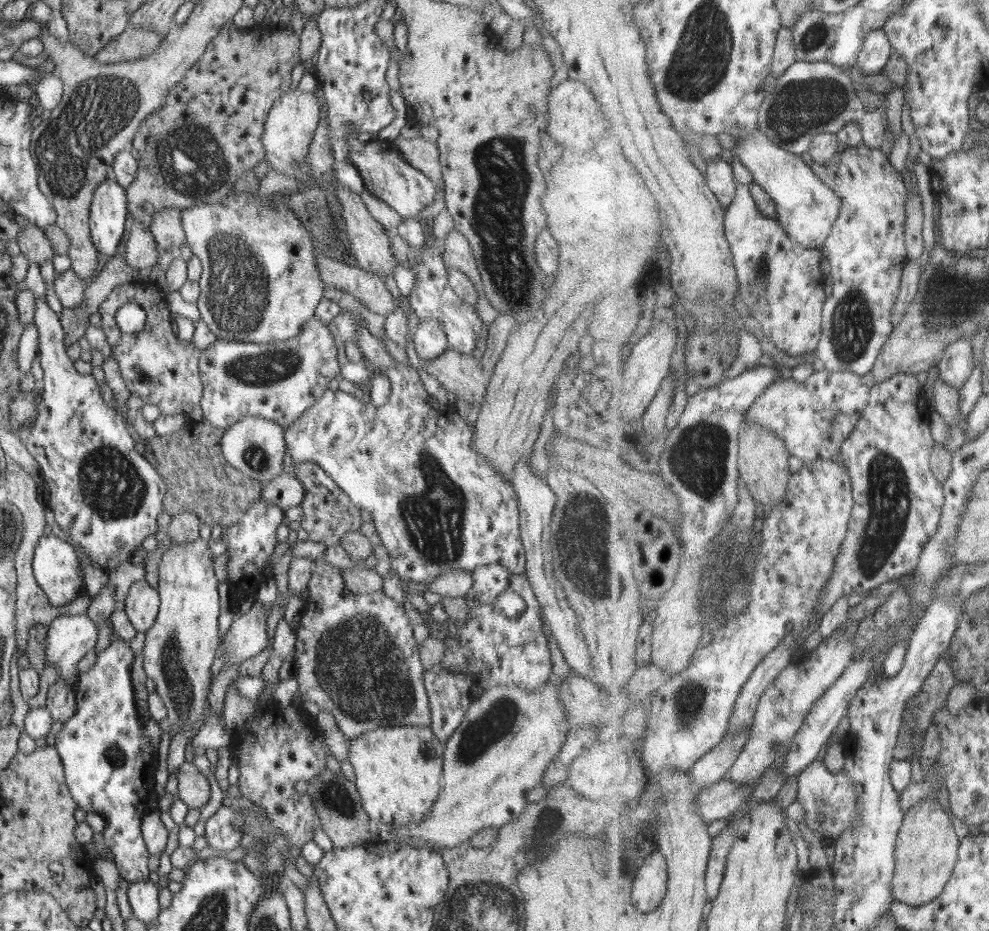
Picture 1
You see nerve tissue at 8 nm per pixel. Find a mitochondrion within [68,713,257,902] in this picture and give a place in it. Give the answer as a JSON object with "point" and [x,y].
{"point":[114,756]}

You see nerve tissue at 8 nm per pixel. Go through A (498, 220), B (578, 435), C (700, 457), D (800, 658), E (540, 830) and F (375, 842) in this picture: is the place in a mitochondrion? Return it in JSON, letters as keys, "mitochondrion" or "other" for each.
{"A":"mitochondrion","B":"other","C":"mitochondrion","D":"other","E":"mitochondrion","F":"other"}

